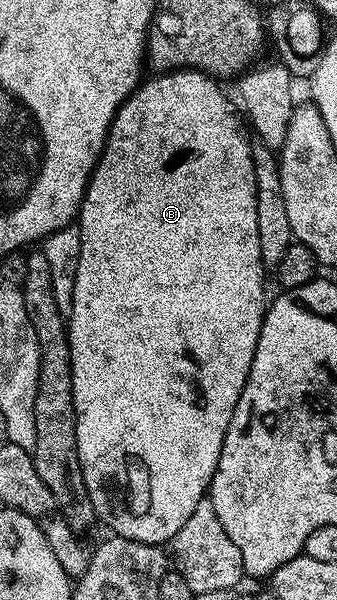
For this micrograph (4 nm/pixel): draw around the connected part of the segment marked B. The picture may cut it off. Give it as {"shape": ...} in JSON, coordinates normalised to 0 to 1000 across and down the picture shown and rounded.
{"shape":[[[558,113],[481,118],[448,135],[424,133],[332,198],[315,242],[279,275],[267,303],[255,307],[243,347],[226,363],[237,385],[237,438],[226,438],[214,505],[202,517],[202,560],[214,672],[226,685],[226,745],[249,812],[267,827],[282,863],[300,873],[306,868],[329,890],[442,908],[490,910],[501,905],[522,885],[546,878],[558,858],[582,852],[582,838],[614,827],[641,772],[653,772],[653,745],[665,745],[665,725],[677,718],[688,685],[700,685],[712,652],[760,592],[760,565],[772,565],[772,545],[795,507],[795,448],[777,438],[772,392],[760,385],[760,285],[748,242],[730,237],[721,197],[694,190],[697,170],[682,170],[647,150],[647,142],[650,137],[620,122]]]}

